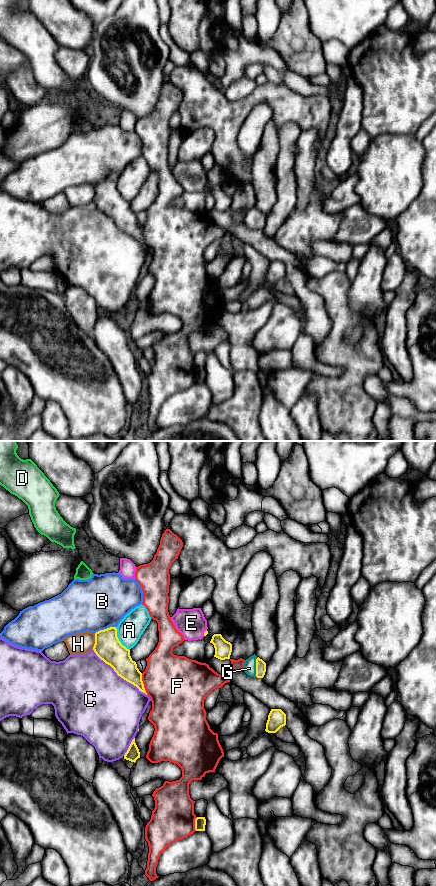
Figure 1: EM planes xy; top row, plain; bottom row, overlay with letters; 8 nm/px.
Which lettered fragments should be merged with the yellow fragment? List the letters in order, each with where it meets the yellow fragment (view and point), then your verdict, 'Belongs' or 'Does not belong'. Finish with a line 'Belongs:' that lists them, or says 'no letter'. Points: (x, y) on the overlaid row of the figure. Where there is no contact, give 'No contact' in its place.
A: Touches yellow at xy (118, 639). Does not belong
B: Touches yellow at xy (101, 630). Does not belong
C: Touches yellow at xy (118, 675). Does not belong
D: Touches yellow at xy (110, 627). Does not belong
E: Touches yellow at xy (204, 632). Belongs
F: Touches yellow at xy (143, 684). Does not belong
G: Touches yellow at xy (256, 667). Belongs
H: Touches yellow at xy (95, 641). Does not belong
Belongs: E, G

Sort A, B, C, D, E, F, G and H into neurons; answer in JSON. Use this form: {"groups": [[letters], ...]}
{"groups": [["A"], ["B"], ["C"], ["D"], ["E", "G"], ["F"], ["H"]]}

